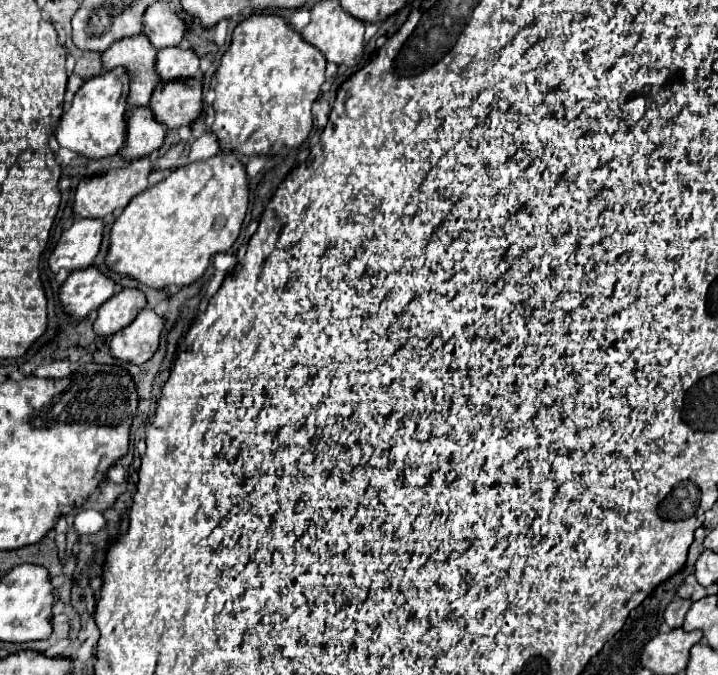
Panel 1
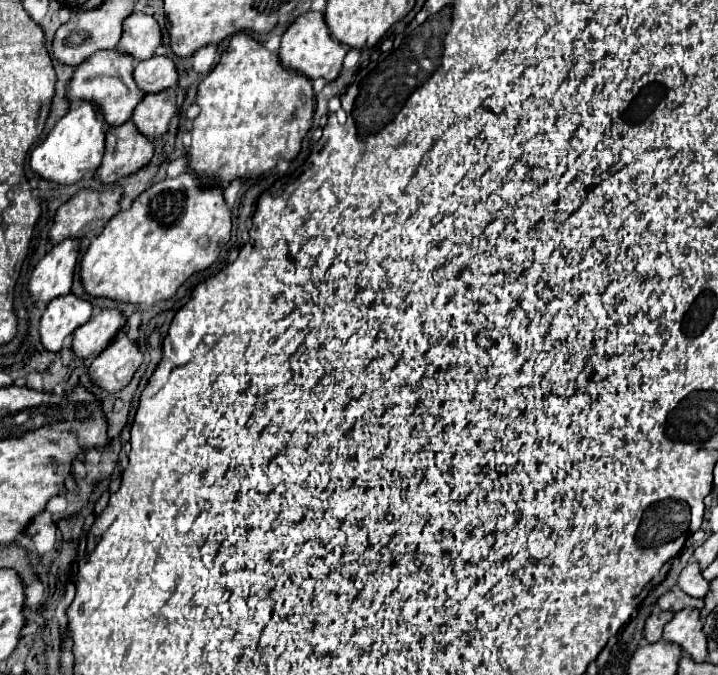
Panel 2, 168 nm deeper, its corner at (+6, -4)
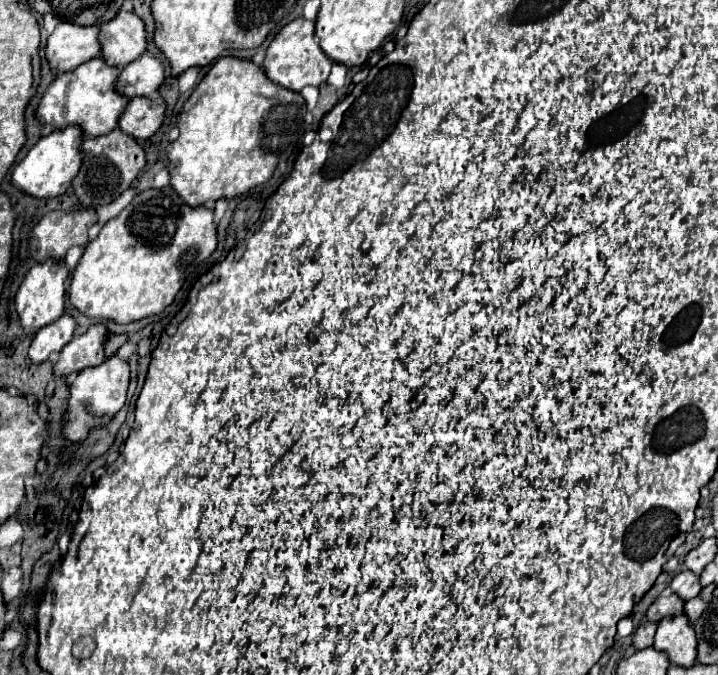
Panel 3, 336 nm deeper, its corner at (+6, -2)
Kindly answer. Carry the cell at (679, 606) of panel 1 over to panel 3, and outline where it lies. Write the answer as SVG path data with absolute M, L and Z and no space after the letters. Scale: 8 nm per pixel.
M643 620L639 624L639 628L635 630L635 634L633 634L633 646L635 648L647 648L647 646L651 646L653 638L655 638L655 630L657 630L655 622Z

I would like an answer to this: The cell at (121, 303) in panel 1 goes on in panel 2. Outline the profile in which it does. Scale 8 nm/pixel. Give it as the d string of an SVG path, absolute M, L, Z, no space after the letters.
M115 308L103 310L85 326L75 330L73 344L71 344L73 354L77 354L83 360L101 354L105 346L109 346L113 338L123 330L123 326L125 326L125 318Z

